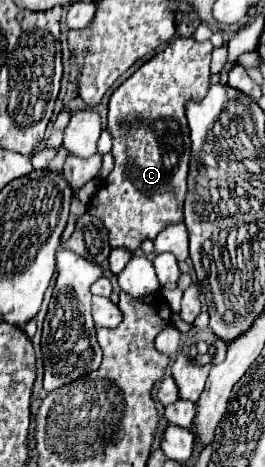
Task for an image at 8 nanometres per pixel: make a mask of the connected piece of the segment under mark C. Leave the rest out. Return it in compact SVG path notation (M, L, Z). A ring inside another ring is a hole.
M175 38L163 52L147 60L133 76L129 76L109 100L107 128L113 134L115 168L101 184L101 190L91 198L89 212L97 216L109 230L111 248L125 246L135 252L145 238L155 238L165 226L183 222L183 202L187 196L187 172L191 156L189 126L185 118L185 102L205 96L209 88L209 62L213 44L209 40L197 42L193 38Z

